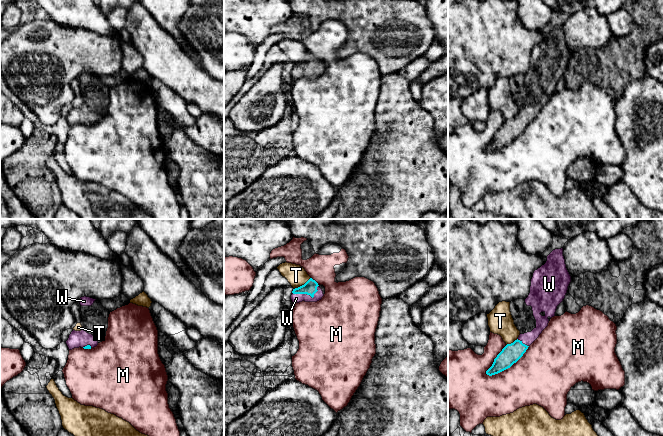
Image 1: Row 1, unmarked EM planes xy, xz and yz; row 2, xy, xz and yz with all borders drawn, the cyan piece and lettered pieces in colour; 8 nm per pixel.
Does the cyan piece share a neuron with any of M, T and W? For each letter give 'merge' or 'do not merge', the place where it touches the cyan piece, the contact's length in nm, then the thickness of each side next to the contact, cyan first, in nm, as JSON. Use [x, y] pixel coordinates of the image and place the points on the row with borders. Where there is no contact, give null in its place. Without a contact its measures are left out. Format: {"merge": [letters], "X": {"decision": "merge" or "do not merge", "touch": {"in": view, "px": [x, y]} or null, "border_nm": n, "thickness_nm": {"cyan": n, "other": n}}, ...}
{"merge": ["W"], "M": {"decision": "do not merge", "touch": {"in": "yz", "px": [508, 367]}, "border_nm": 420, "thickness_nm": {"cyan": 160, "other": 420}}, "T": {"decision": "do not merge", "touch": {"in": "xz", "px": [302, 285]}, "border_nm": 170, "thickness_nm": {"cyan": 110, "other": 160}}, "W": {"decision": "merge", "touch": {"in": "xz", "px": [308, 294]}, "border_nm": 220, "thickness_nm": {"cyan": 110, "other": 80}}}

